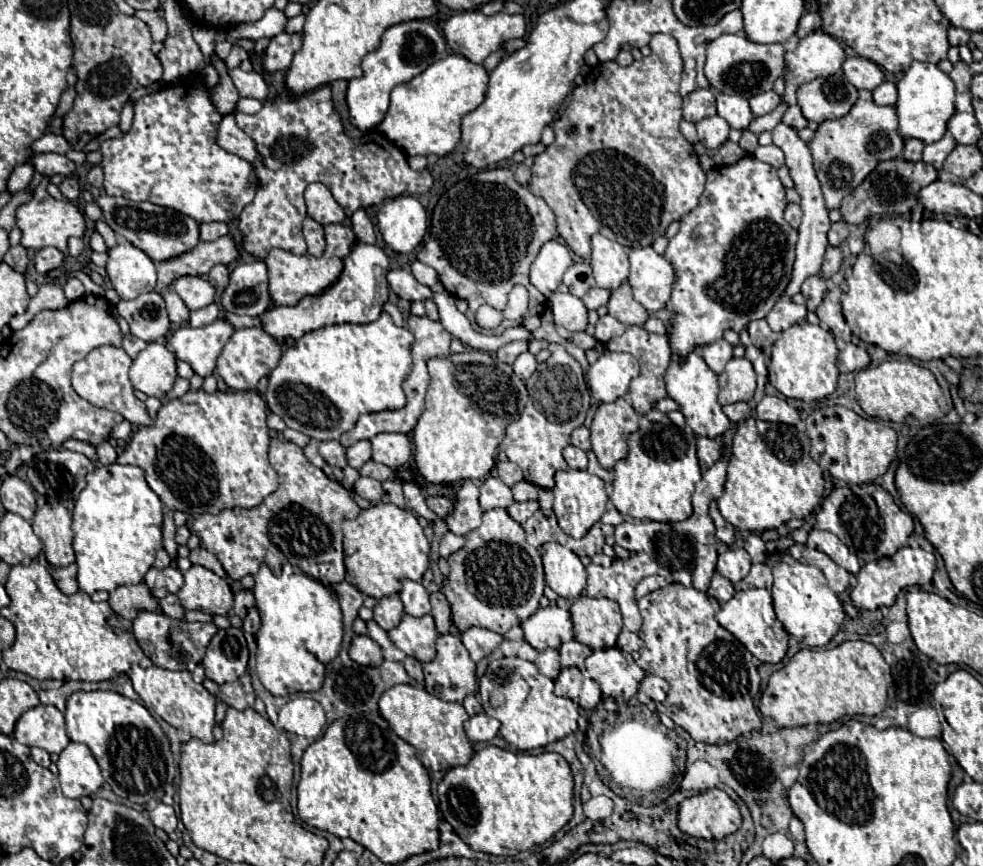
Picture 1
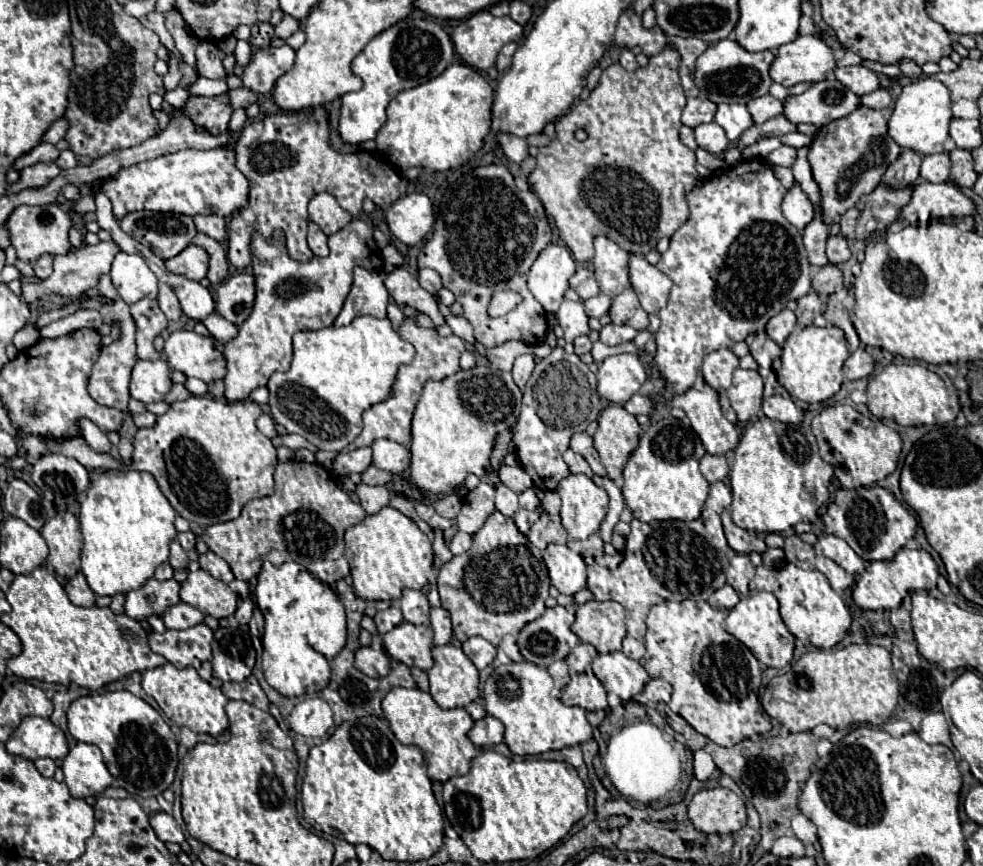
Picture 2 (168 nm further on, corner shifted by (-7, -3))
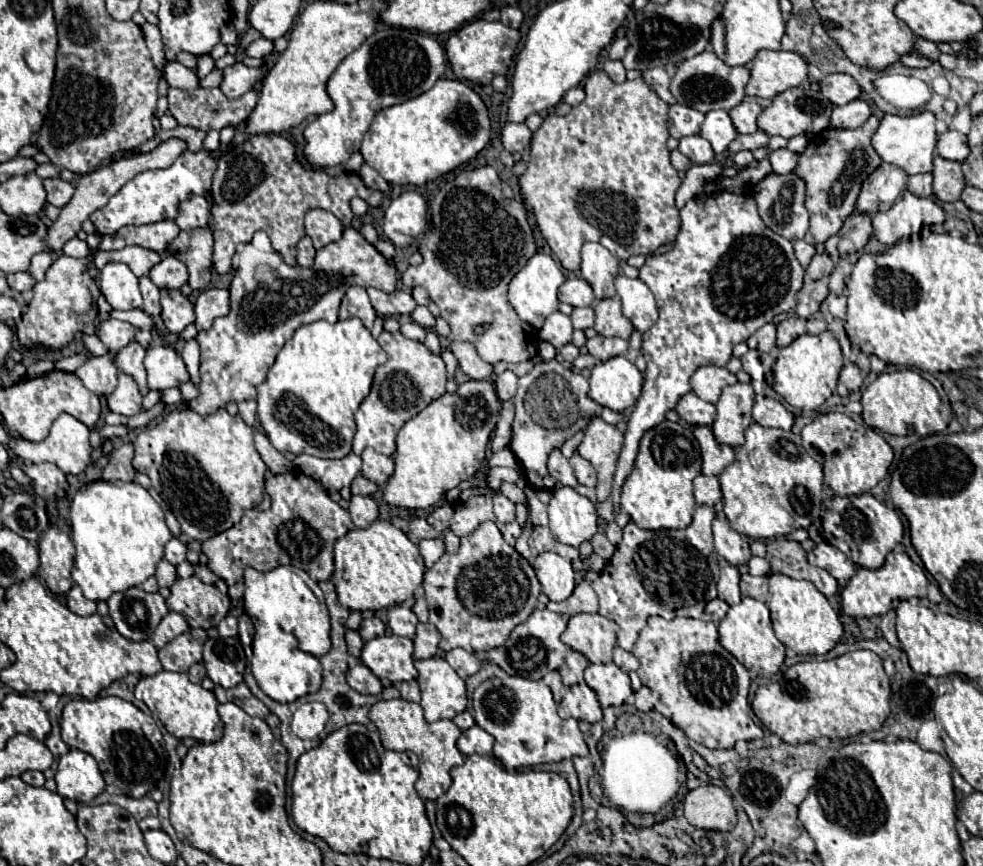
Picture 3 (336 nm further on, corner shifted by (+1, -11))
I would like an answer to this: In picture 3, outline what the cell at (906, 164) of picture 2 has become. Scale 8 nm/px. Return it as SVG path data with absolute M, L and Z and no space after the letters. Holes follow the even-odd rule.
M881 164L861 186L857 210L877 214L891 208L891 204L907 190L909 174L895 164Z

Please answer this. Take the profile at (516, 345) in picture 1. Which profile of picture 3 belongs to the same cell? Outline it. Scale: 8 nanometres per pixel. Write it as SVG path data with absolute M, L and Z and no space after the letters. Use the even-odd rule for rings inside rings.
M451 342L451 352L459 360L461 370L473 380L487 380L493 374L493 366L483 362L469 342Z

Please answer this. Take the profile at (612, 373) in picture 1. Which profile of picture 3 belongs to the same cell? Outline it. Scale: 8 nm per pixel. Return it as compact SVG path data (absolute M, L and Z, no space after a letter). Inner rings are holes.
M615 356L591 370L589 386L591 400L615 412L623 412L639 398L643 374L625 356Z

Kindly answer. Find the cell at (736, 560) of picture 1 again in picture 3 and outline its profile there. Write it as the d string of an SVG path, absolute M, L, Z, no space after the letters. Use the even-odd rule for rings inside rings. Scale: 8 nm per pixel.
M725 566L721 570L721 578L717 582L717 590L719 590L719 598L725 600L729 606L739 604L739 570L735 566Z

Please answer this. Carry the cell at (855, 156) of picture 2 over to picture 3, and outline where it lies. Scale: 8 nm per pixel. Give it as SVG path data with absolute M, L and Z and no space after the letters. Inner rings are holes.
M871 116L865 124L853 130L845 128L827 128L819 134L815 134L809 140L807 150L799 156L799 164L795 168L795 174L805 180L807 194L805 194L805 206L811 214L811 228L805 236L809 244L825 242L833 234L839 232L845 218L855 210L855 202L859 198L859 188L865 182L865 178L881 166L881 158L871 146L871 136L875 134L879 126L879 118Z

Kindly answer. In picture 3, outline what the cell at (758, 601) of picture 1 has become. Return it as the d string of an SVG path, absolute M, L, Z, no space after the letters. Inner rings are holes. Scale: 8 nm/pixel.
M741 598L737 606L729 608L727 616L719 624L719 642L755 676L775 676L785 660L785 646L777 640L773 632L769 608L765 602L759 602L755 598Z

